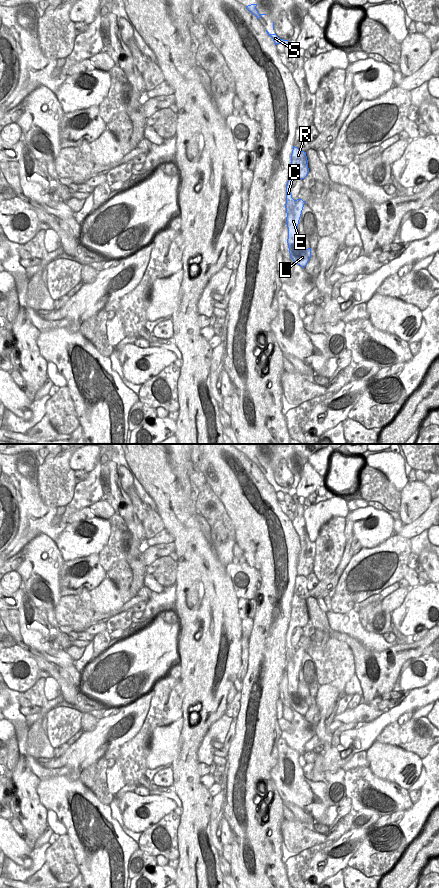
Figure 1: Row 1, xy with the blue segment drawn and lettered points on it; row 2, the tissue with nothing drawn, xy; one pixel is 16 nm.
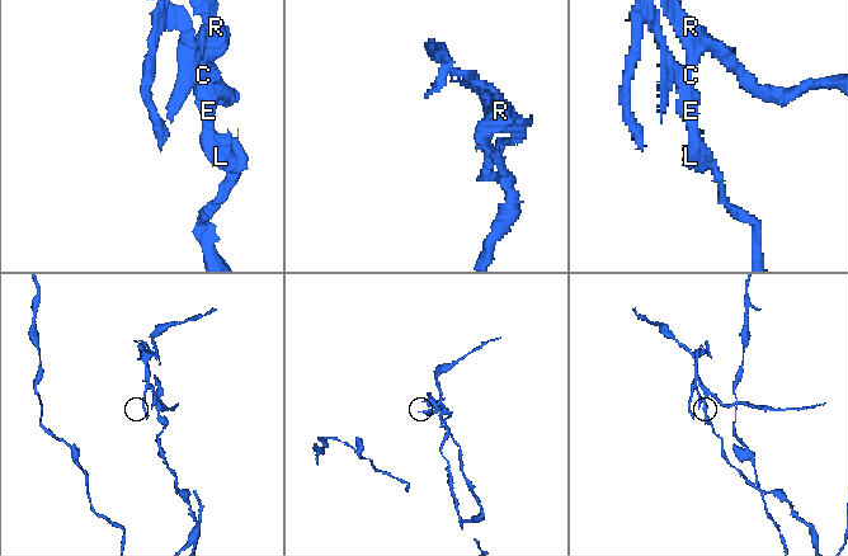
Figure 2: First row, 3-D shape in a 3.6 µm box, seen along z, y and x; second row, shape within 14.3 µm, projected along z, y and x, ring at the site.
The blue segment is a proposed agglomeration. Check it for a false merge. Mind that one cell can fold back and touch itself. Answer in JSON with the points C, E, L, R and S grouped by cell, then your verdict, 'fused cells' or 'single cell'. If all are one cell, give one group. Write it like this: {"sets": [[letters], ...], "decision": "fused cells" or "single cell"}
{"sets": [["C", "E", "L", "S"], ["R"]], "decision": "fused cells"}

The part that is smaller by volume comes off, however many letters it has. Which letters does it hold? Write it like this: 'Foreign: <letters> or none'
Foreign: R

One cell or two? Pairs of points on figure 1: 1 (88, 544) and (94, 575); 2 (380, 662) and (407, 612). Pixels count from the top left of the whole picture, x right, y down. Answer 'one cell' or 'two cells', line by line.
1: two cells
2: two cells

